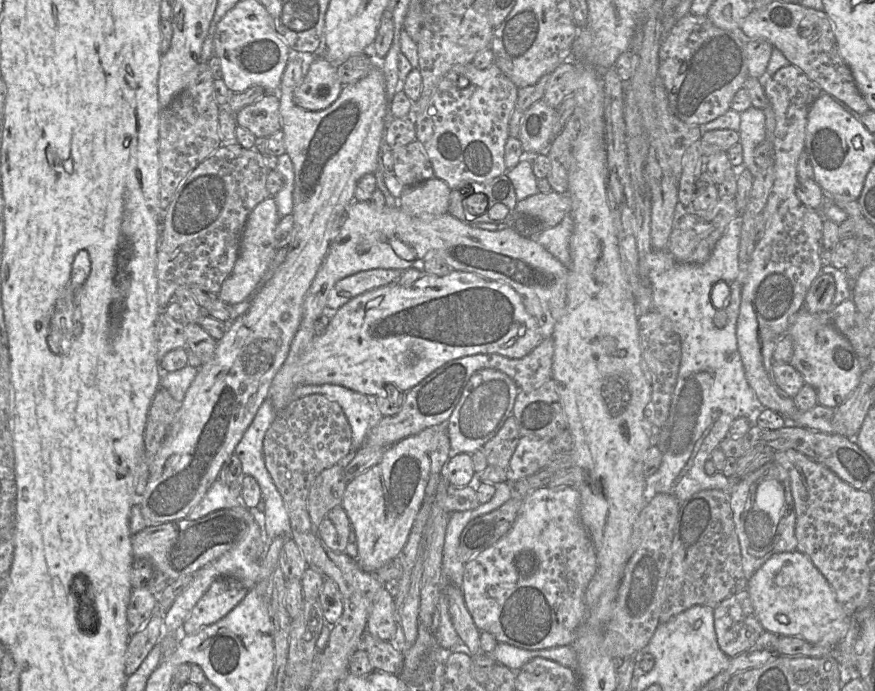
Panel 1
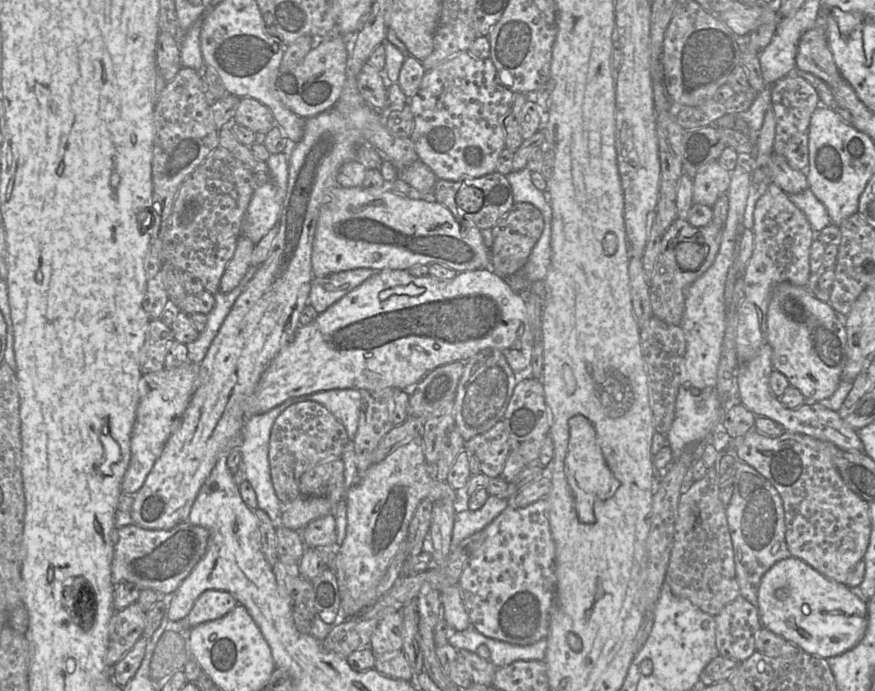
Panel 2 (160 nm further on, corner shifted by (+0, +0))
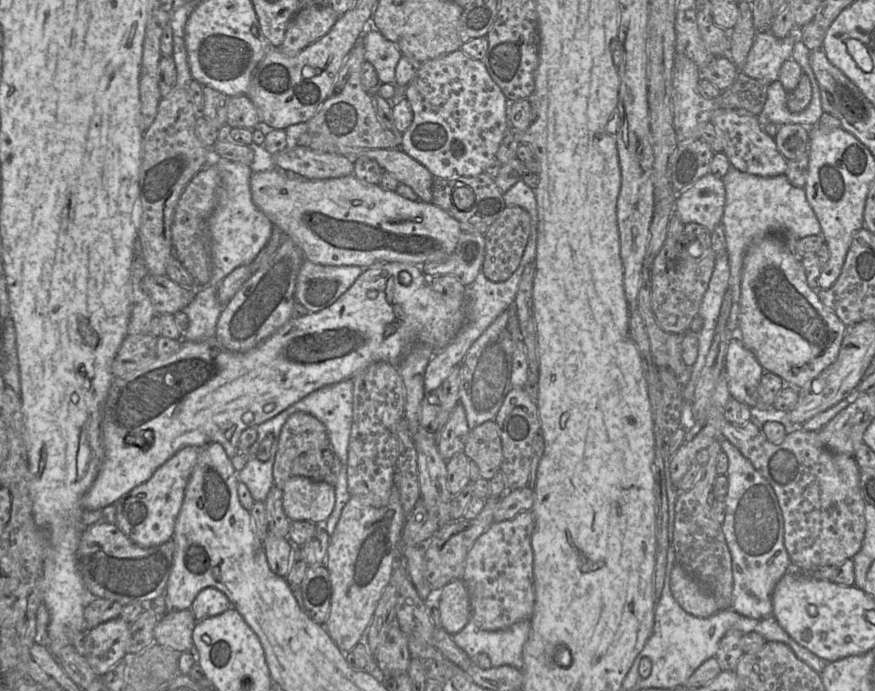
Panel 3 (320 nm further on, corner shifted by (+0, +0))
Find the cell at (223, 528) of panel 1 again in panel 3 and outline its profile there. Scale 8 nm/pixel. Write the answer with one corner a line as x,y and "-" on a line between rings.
115,523
87,527
76,552
76,567
85,587
97,598
122,605
148,604
166,591
173,567
175,546
172,539
160,546
144,548
133,543

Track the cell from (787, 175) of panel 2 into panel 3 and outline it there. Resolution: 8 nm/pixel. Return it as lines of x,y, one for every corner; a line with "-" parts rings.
731,109
716,110
710,122
715,126
723,143
723,153
727,156
731,166
737,170
761,177
775,177
784,175
787,160
777,149
775,138
770,137
759,122
757,116

